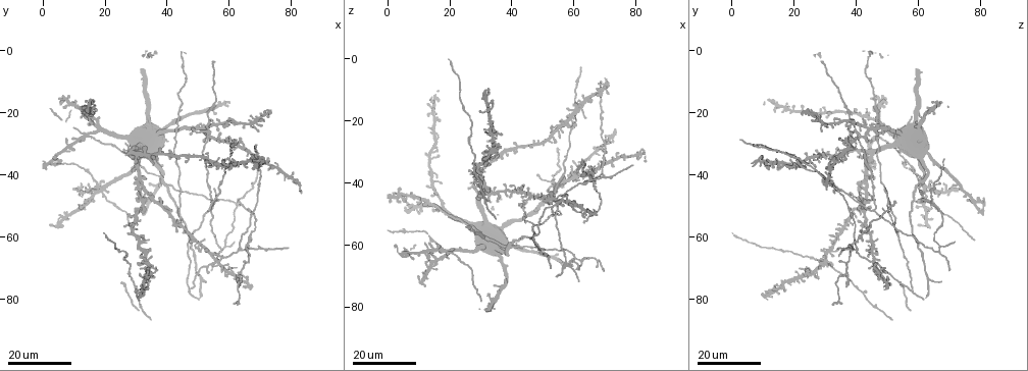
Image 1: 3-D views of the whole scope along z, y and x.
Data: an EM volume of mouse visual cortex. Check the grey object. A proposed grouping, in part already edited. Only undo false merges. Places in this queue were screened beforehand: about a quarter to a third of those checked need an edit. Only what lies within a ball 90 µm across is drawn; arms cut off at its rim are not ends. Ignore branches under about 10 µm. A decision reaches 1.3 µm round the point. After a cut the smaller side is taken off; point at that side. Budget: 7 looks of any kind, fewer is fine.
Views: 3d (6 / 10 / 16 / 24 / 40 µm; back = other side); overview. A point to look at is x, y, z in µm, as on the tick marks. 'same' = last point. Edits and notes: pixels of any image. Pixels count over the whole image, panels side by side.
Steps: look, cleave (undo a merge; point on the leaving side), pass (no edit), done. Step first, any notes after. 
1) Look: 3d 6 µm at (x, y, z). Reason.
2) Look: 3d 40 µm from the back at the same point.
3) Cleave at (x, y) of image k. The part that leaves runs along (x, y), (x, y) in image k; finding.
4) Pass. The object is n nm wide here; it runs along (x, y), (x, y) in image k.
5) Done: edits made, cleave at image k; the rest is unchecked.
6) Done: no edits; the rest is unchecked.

Look: 3d 16 µm at (15.0, 27.0, 46.5). A fork.

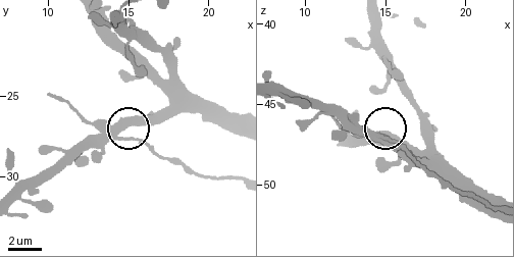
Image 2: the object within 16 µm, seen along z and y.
Look: 3d 10 µm at (14.4, 27.5, 47.0).

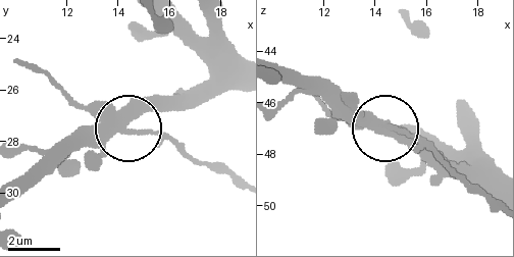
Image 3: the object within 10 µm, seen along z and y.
Pass. The object is 330 nm wide here; one cell here.

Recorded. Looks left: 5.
Look: 3d 16 µm at (55.5, 68.0, 46.0). Four-way junction.

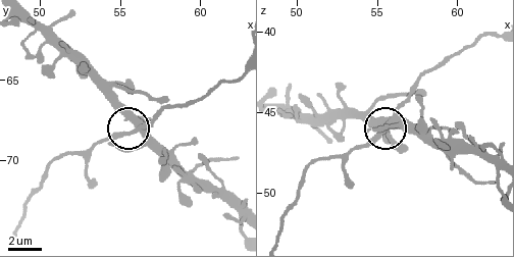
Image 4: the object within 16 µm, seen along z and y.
Look: 3d 10 µm at (56.1, 68.2, 45.6).

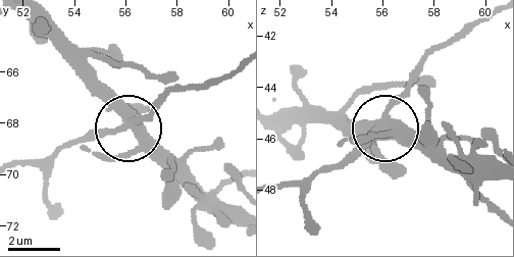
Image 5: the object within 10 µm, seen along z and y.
Pass. It runs along (26, 16), (131, 129), (161, 104) in image 5; continuous, no second cell.

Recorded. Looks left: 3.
Look: 3d 16 µm at (53.0, 26.5, 40.0). Four arms meet.

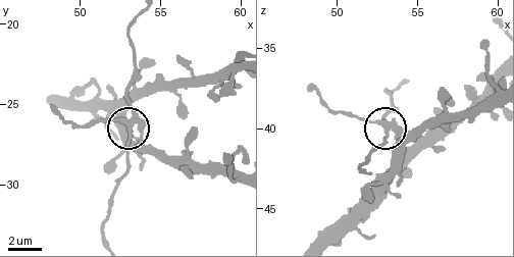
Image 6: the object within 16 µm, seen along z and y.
Look: 3d 6 µm at (53.1, 26.3, 40.2).

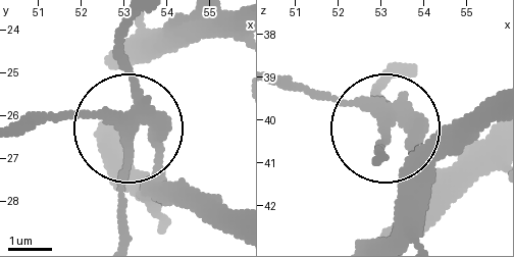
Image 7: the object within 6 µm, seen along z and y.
Pass. Continuous, no second cell.

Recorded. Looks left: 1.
Done: no edits; the rest is unchecked.

